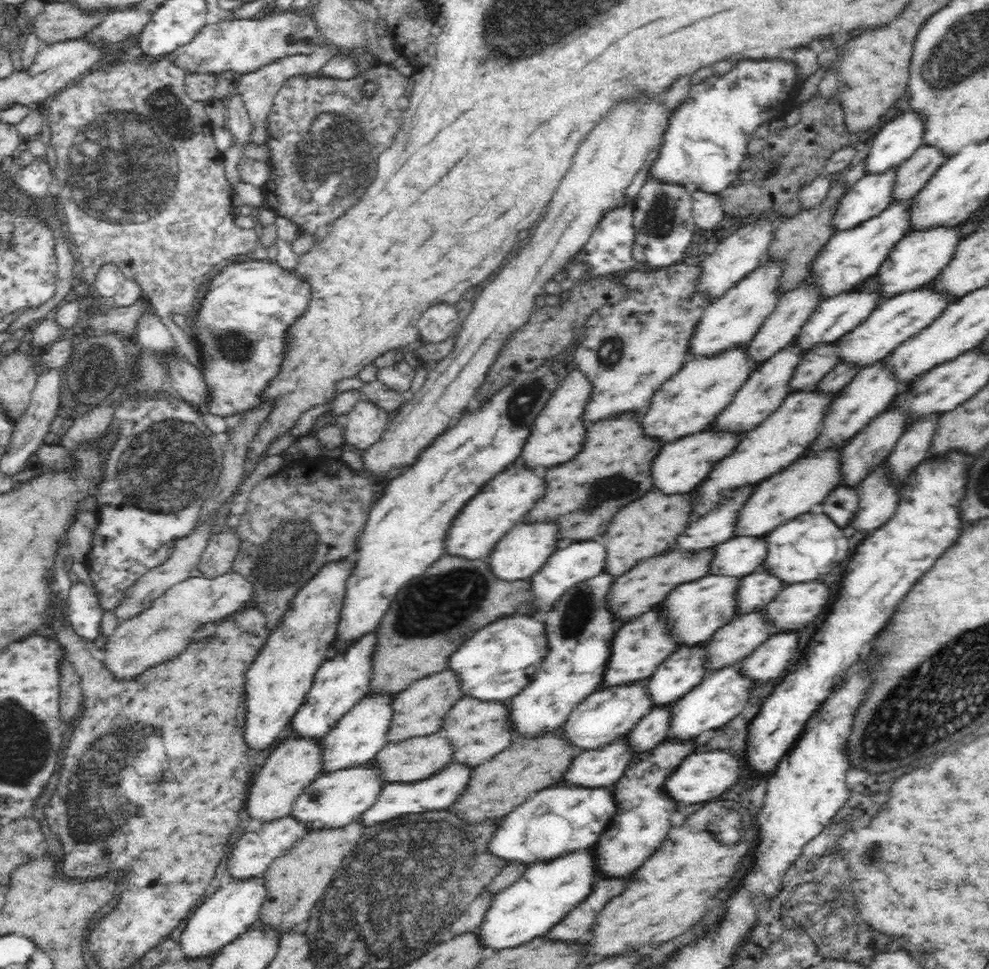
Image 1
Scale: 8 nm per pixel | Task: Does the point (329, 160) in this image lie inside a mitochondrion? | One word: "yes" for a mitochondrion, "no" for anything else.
yes

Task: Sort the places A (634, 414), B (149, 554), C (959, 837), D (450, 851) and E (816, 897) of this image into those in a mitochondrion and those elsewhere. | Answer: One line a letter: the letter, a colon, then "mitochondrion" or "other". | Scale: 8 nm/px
A: other
B: other
C: other
D: mitochondrion
E: mitochondrion

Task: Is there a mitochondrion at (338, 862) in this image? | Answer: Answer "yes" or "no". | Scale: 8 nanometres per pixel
yes

